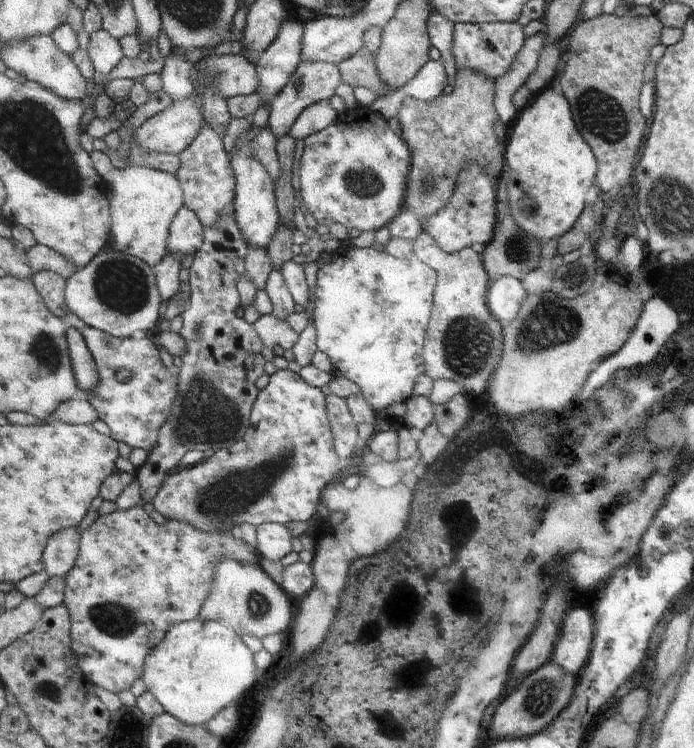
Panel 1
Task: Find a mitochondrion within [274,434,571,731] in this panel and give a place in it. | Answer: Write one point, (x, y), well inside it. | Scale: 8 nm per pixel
(539, 698)

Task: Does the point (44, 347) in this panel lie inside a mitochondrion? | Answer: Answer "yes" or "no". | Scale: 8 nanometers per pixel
yes

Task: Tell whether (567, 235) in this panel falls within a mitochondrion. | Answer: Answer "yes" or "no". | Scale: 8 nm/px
no

